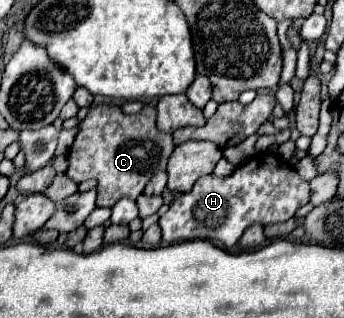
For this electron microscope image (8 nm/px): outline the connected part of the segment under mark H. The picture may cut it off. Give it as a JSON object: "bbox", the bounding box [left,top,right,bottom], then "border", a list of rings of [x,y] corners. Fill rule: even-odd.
{"bbox":[158,152,310,248],"border":[[[270,152],[256,154],[238,166],[230,176],[202,176],[190,192],[180,194],[170,204],[168,212],[160,216],[158,224],[162,228],[162,242],[174,244],[184,240],[214,240],[224,248],[232,248],[248,226],[286,222],[308,200],[310,186],[300,180],[294,168]]]}

